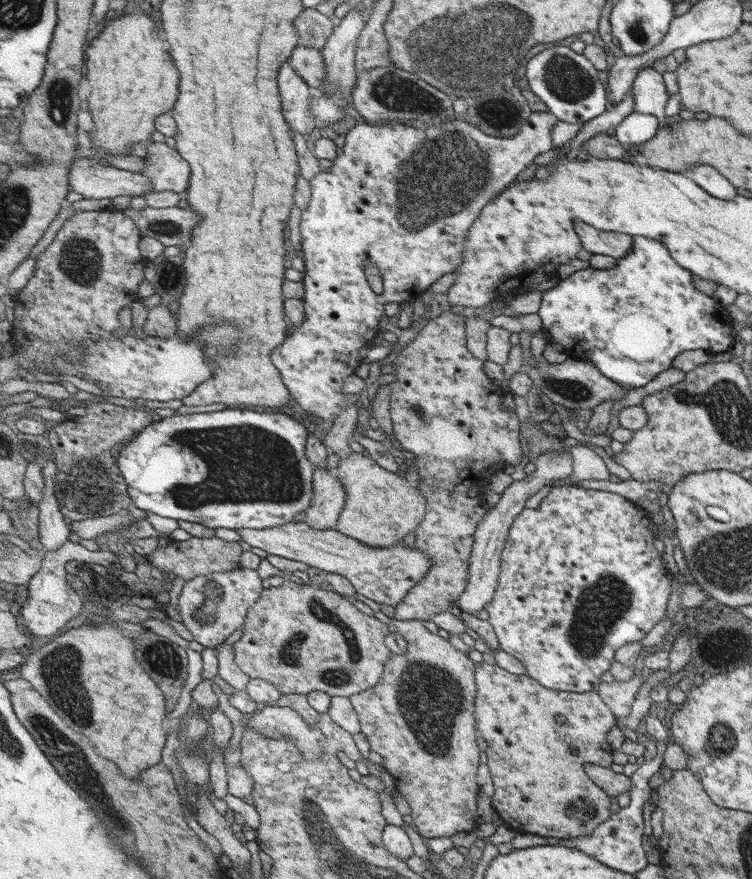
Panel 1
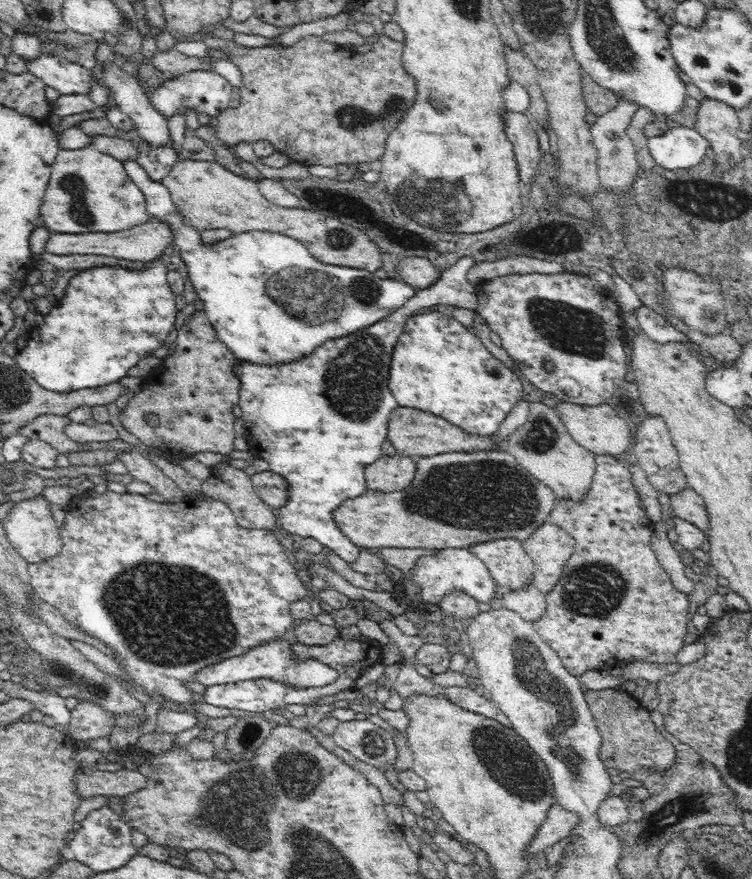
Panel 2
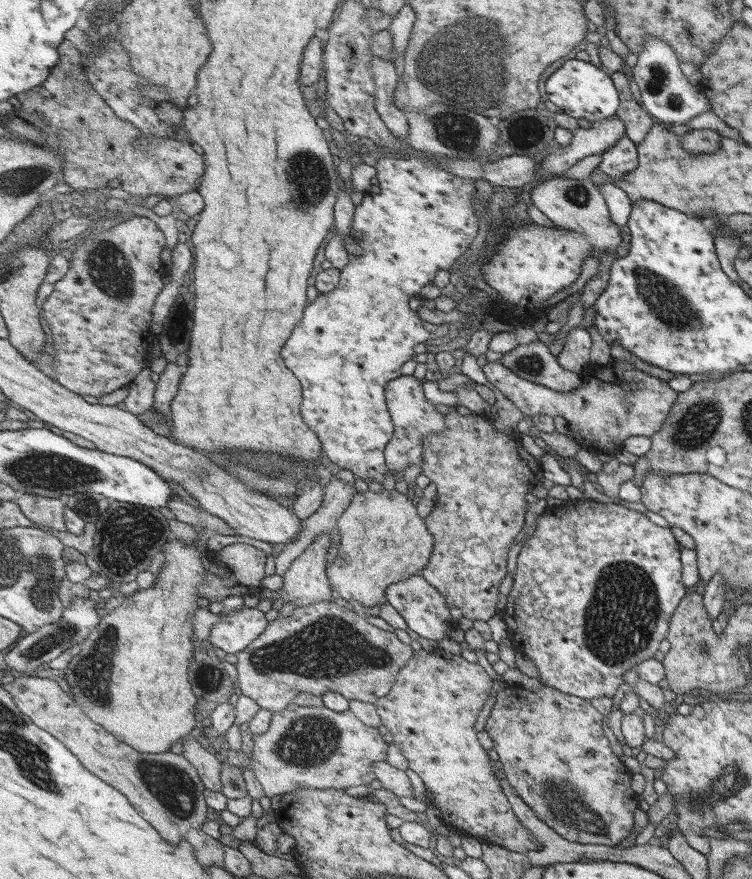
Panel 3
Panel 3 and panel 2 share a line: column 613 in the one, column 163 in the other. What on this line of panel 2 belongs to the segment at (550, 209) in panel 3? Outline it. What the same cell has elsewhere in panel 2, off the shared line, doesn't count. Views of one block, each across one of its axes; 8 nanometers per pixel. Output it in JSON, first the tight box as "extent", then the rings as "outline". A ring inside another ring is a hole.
{"extent":[46,220,173,263],"outline":[[[154,220],[120,232],[90,232],[80,236],[78,234],[51,233],[46,242],[46,252],[58,256],[94,254],[96,256],[121,258],[122,260],[130,260],[130,262],[149,263],[151,260],[161,257],[166,251],[165,248],[172,244],[173,238],[171,230],[163,222]]]}

